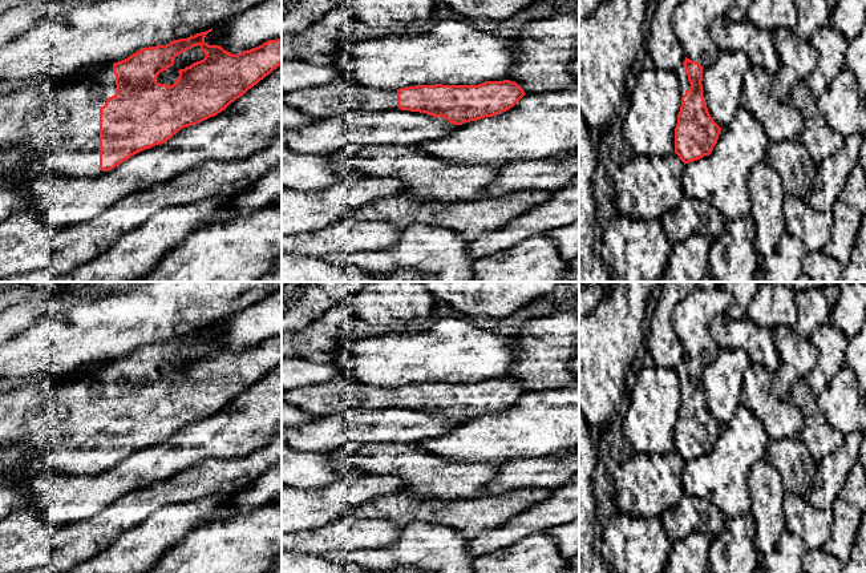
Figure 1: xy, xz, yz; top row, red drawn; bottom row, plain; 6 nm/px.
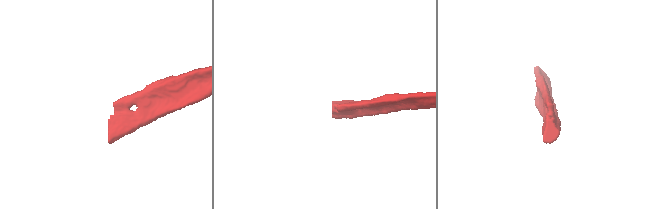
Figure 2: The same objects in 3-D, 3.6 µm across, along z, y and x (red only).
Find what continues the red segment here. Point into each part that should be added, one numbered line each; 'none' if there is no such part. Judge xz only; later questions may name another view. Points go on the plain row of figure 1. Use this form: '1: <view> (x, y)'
1: xz (343, 394)

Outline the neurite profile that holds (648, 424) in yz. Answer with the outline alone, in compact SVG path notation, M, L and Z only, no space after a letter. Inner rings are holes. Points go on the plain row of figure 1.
M643 367L636 372L622 429L635 452L667 455L675 451L675 425L681 404L675 368Z

